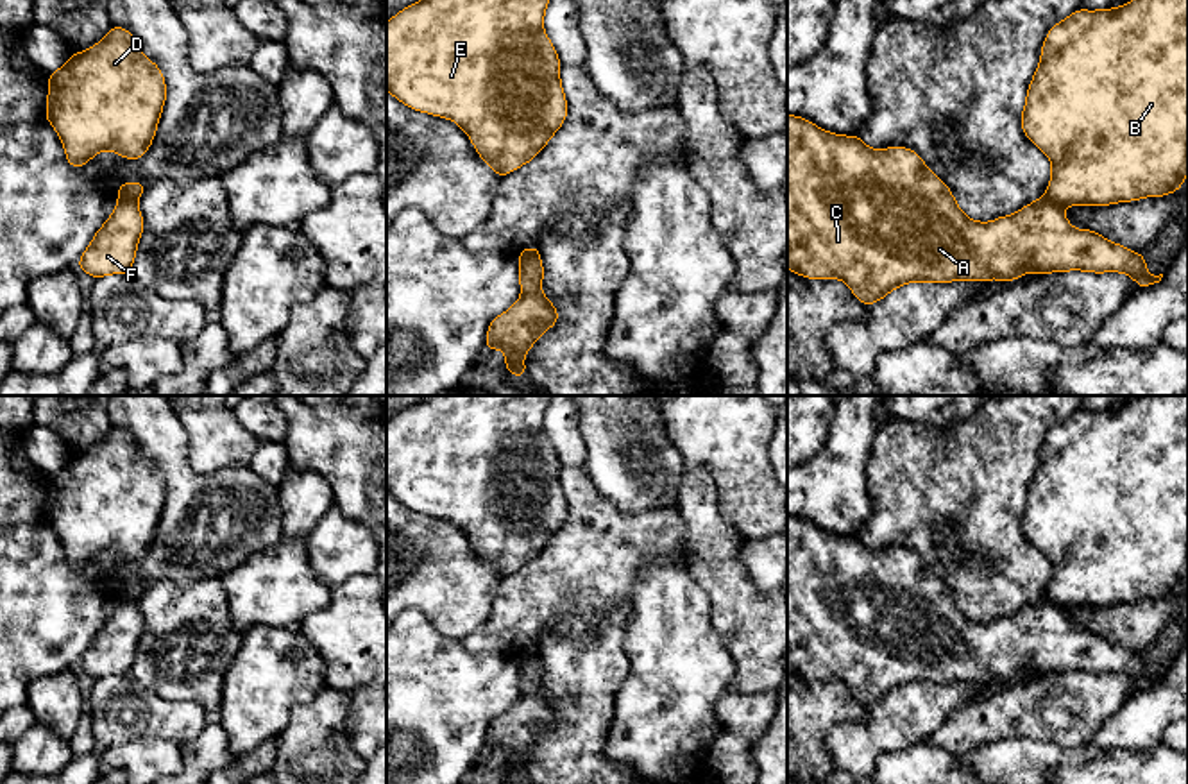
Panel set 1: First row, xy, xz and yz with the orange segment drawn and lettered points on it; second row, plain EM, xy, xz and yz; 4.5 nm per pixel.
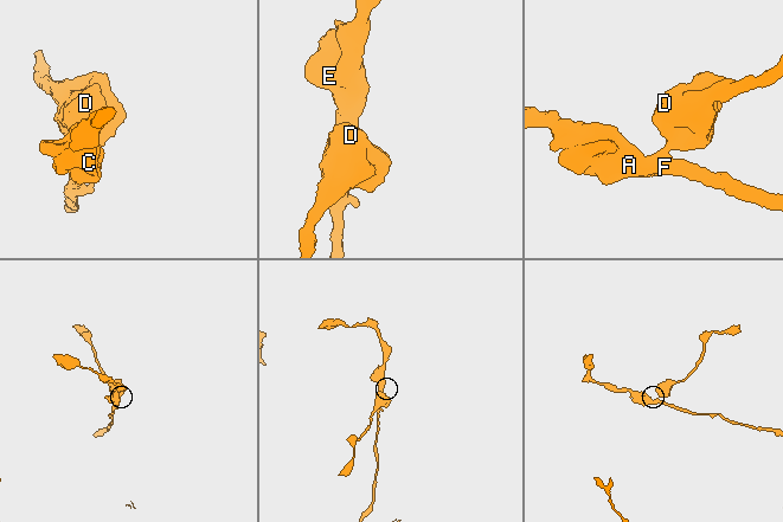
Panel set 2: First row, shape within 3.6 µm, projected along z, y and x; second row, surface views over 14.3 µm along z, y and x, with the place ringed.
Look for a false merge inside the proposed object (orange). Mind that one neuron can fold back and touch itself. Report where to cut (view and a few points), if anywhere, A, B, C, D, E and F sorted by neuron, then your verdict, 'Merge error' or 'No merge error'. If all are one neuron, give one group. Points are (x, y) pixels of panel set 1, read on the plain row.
Split along xy (118, 596), (135, 602). Groups: A C E F / B D. Merge error

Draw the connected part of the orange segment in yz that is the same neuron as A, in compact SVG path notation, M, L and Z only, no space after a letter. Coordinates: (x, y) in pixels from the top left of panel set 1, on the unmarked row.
M787 516L787 669L809 680L843 680L862 705L884 700L896 687L925 682L1020 680L1025 673L1124 673L1140 689L1156 686L1163 675L1150 677L1145 657L1111 644L1090 630L1073 630L1063 609L1047 596L1009 618L988 625L968 619L950 589L905 548L875 551L861 537L843 537L819 530L807 519Z

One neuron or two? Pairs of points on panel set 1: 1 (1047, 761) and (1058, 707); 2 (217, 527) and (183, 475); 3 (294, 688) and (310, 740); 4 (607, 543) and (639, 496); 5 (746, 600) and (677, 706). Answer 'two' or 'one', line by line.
1: two
2: one
3: two
4: two
5: two

